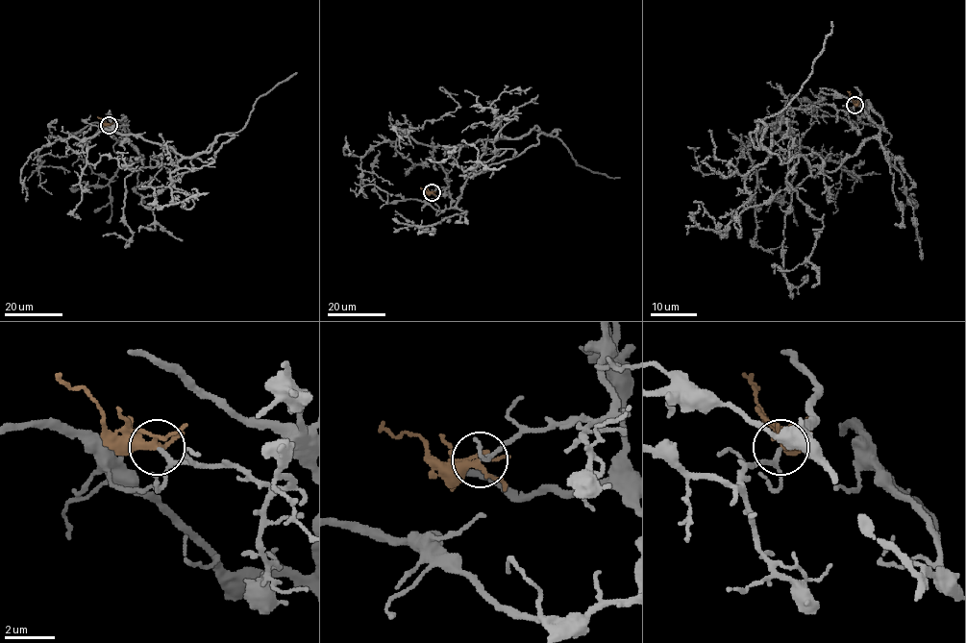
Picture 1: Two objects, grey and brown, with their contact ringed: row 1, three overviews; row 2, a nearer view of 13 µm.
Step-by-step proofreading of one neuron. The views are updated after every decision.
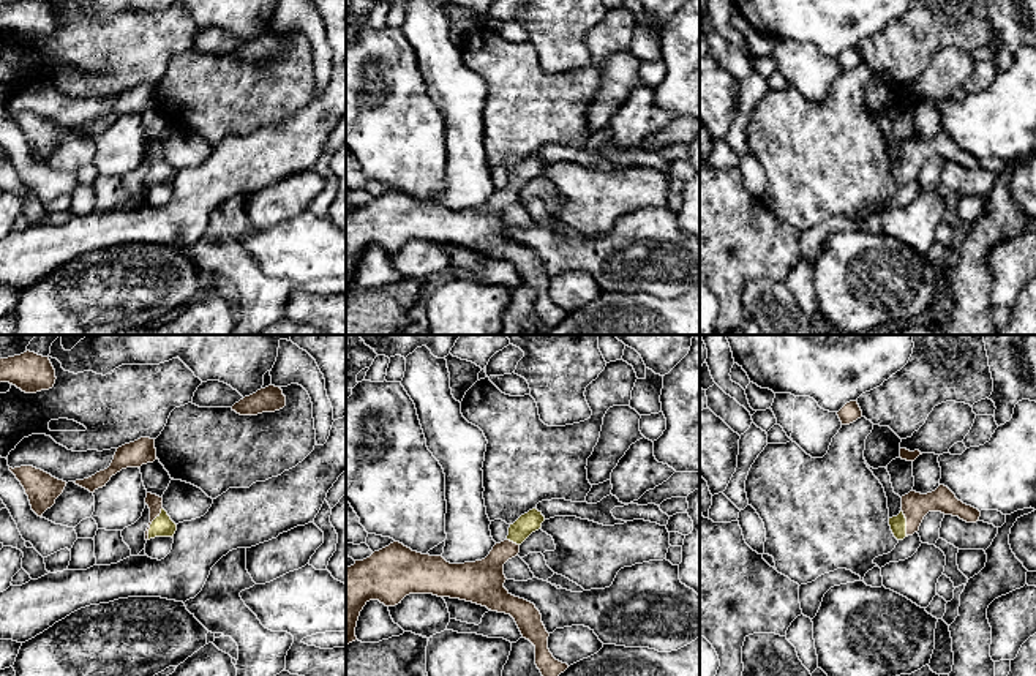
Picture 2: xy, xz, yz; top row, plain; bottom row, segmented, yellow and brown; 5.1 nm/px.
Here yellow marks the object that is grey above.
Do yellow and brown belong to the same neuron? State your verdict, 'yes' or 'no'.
yes

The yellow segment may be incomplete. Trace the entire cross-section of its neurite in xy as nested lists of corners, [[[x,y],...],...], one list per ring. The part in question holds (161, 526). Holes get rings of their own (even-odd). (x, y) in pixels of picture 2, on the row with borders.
[[[147,493],[145,504],[150,509],[150,523],[145,531],[145,540],[155,537],[174,537],[177,524],[171,520],[167,512],[163,509],[163,498]]]

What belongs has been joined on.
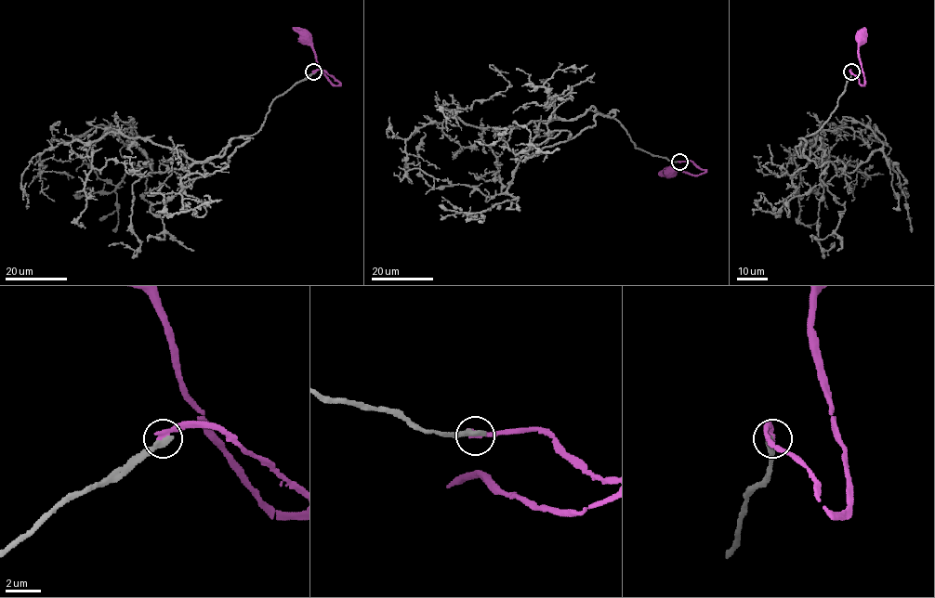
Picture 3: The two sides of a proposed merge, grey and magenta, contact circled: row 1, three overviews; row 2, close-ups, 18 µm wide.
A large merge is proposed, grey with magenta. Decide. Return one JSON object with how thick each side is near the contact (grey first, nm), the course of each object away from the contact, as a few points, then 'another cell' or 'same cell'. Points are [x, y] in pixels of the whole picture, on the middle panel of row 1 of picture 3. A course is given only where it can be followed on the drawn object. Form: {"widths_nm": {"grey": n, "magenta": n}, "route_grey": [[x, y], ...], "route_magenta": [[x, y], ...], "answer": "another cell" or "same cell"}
{"widths_nm": {"grey": 400, "magenta": 380}, "route_grey": [[679, 162], [586, 110], [541, 122], [507, 189], [485, 196], [431, 187], [417, 161], [423, 132]], "route_magenta": [[679, 162], [690, 161], [705, 171], [694, 175], [681, 169], [671, 170]], "answer": "another cell"}

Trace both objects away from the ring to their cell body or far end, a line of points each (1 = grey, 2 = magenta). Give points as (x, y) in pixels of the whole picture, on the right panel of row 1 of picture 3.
1: (850, 72), (799, 152), (849, 173), (886, 143), (874, 124), (877, 141), (822, 125)
2: (850, 72), (850, 70), (860, 84), (864, 83), (860, 60), (860, 38)

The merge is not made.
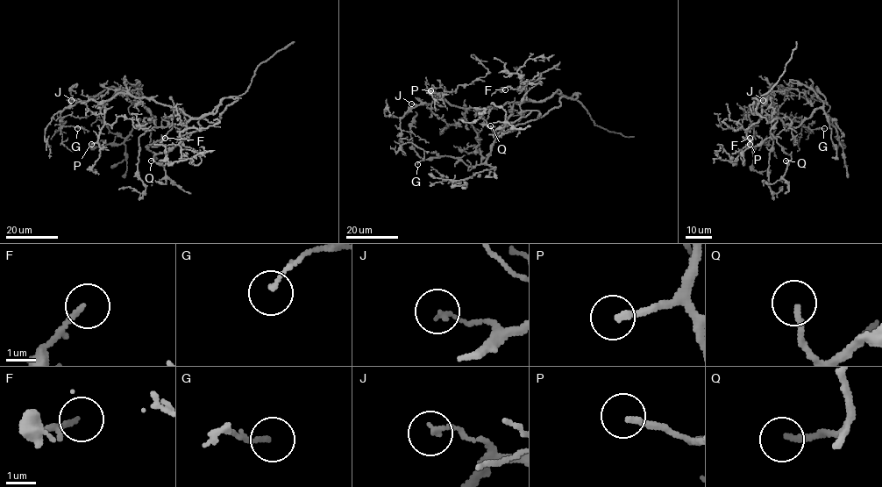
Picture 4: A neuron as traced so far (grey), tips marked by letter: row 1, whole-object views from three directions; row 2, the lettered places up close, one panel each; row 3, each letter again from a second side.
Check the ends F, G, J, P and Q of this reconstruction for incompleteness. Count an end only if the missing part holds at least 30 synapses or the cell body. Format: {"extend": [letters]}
{"extend": ["P"]}

